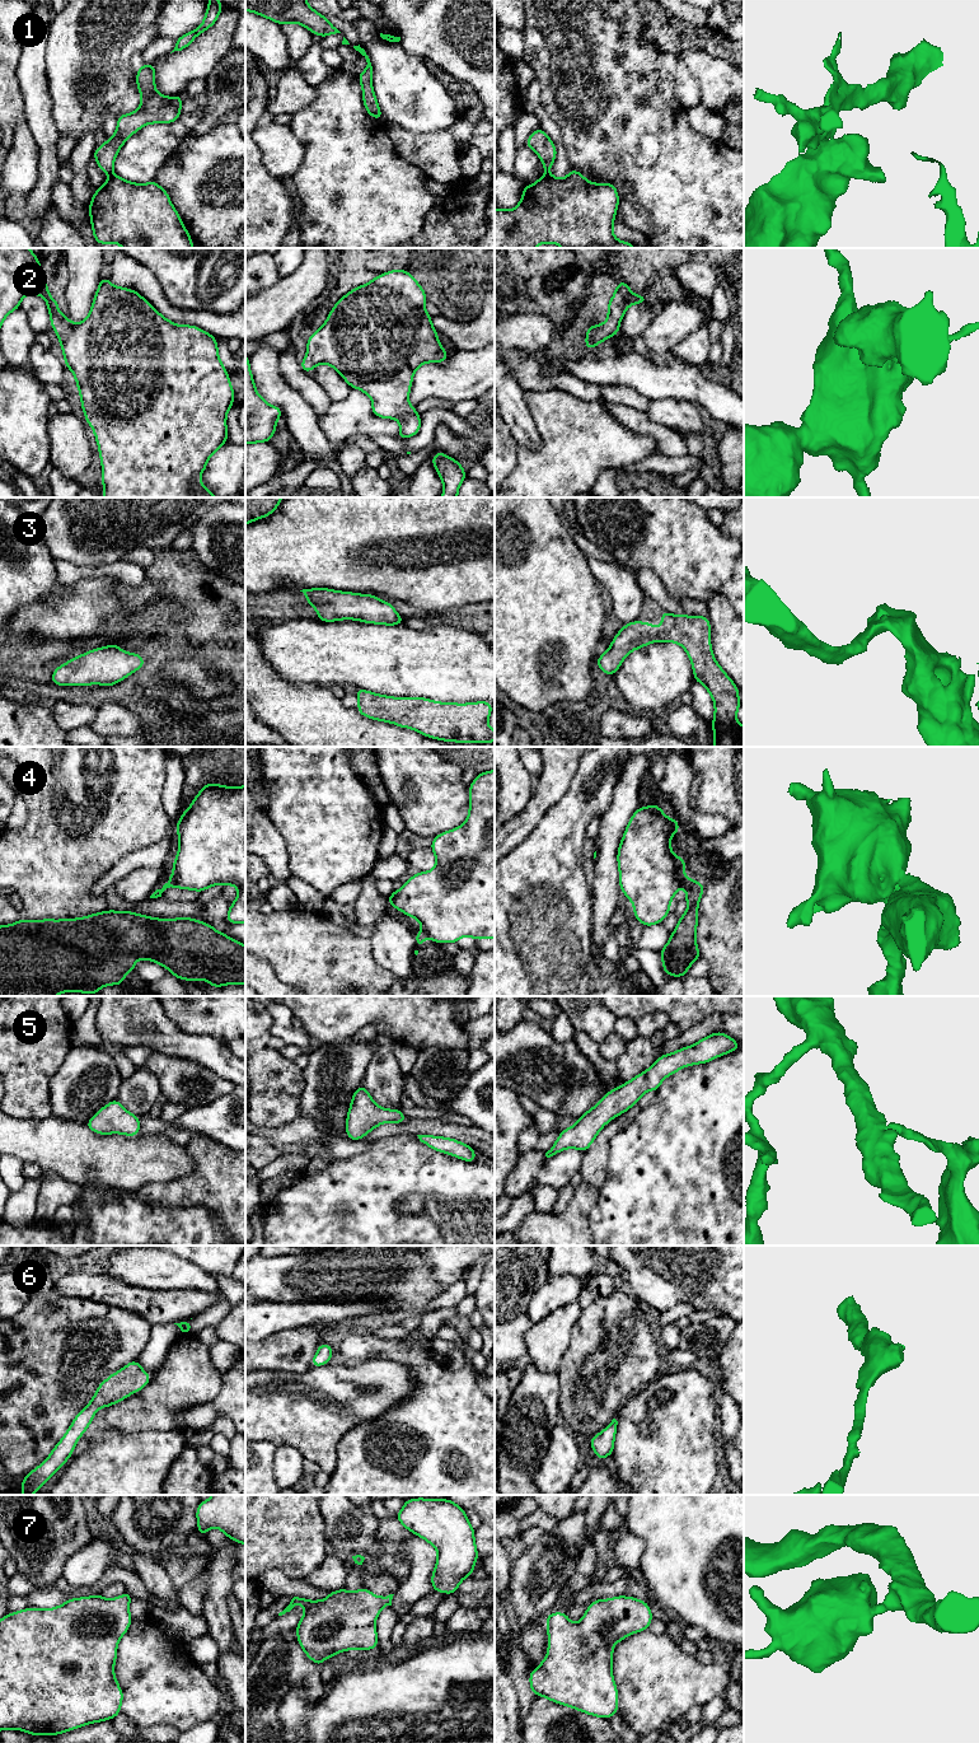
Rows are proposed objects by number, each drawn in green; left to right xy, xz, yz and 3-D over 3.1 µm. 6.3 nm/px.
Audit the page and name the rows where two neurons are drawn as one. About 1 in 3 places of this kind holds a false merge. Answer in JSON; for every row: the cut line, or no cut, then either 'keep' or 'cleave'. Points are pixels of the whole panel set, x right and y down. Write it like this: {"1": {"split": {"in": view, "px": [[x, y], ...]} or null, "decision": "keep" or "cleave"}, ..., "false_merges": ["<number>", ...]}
{"1": {"split": {"in": "xy", "px": [[112, 173], [109, 176]]}, "decision": "cleave"}, "2": {"split": null, "decision": "keep"}, "3": {"split": null, "decision": "keep"}, "4": {"split": {"in": "yz", "px": [[684, 868], [680, 874], [680, 884]]}, "decision": "cleave"}, "5": {"split": null, "decision": "keep"}, "6": {"split": null, "decision": "keep"}, "7": {"split": null, "decision": "keep"}, "false_merges": ["1", "4"]}

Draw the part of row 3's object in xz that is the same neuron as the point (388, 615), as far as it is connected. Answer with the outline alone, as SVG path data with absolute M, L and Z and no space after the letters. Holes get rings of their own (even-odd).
M327 588L303 589L308 604L318 612L318 620L333 622L357 620L365 623L402 625L403 620L395 608L376 595L332 590Z

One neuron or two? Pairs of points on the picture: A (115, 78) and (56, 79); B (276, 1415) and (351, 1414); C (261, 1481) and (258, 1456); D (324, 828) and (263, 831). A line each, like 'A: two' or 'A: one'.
A: one
B: one
C: one
D: two

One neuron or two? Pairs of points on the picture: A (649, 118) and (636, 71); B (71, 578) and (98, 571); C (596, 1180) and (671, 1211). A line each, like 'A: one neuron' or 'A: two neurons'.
A: one neuron
B: one neuron
C: two neurons

